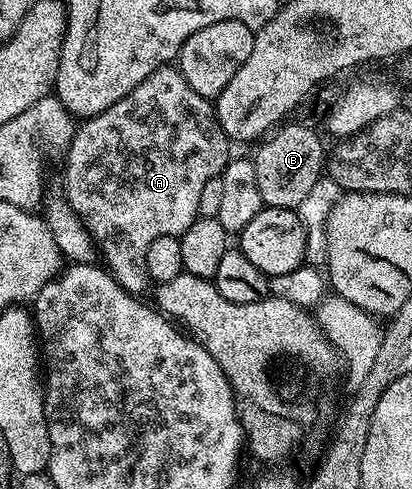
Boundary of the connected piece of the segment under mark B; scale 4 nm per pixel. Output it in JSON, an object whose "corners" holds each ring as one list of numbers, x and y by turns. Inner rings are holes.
{"corners":[[288,123,278,126,260,144,262,147,258,149,257,155,252,156,261,202,266,207,300,208,303,197,311,193,315,181,322,179,323,168,327,163,327,147,325,151,320,137,301,123]]}

